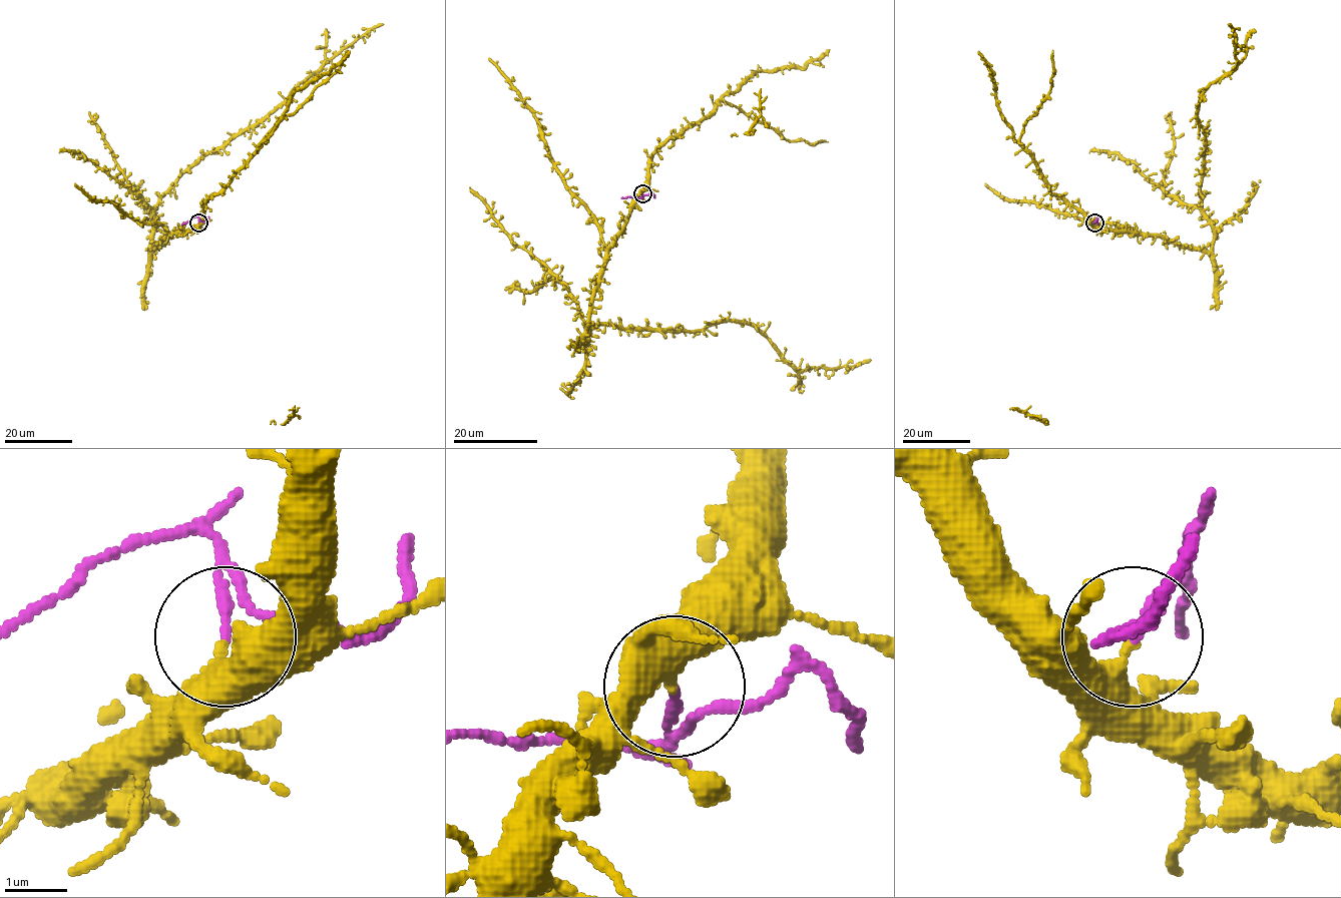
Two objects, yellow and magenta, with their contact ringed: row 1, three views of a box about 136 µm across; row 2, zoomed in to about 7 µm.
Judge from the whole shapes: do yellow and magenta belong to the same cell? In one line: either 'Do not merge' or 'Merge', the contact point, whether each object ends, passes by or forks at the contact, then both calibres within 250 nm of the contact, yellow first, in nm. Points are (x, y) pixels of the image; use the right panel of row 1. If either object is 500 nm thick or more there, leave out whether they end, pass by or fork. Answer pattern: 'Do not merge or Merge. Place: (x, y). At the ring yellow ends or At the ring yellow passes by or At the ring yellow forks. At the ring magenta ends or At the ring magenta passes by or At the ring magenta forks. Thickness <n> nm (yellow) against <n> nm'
Do not merge. Place: (1094, 222). At the ring yellow ends. At the ring magenta passes by. Thickness 440 nm (yellow) against 120 nm

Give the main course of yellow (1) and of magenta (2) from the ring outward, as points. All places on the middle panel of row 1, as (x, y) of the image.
1: (642, 193), (608, 252), (585, 340), (590, 327), (700, 331), (746, 322), (798, 370), (870, 359)
2: (642, 193), (642, 196), (621, 197)

